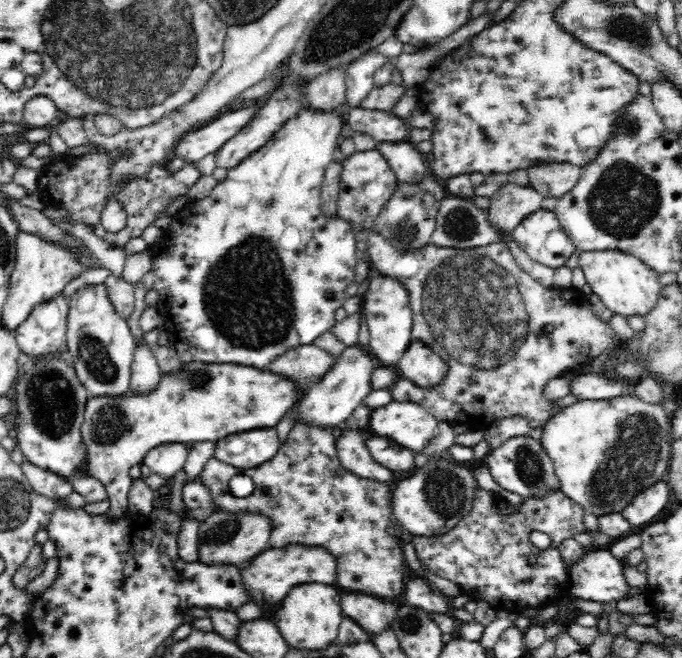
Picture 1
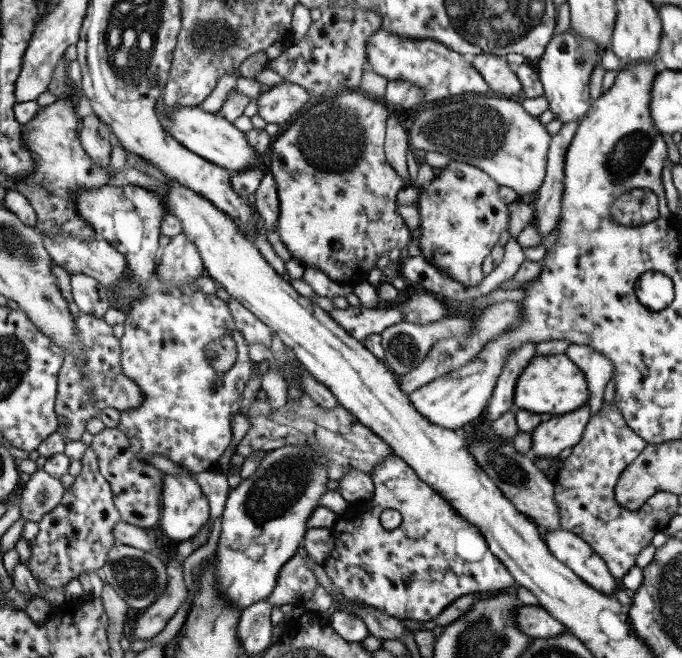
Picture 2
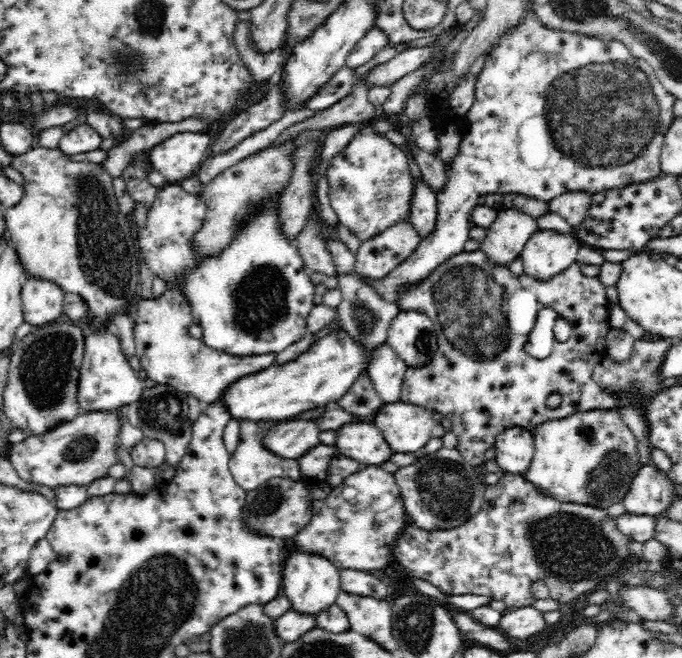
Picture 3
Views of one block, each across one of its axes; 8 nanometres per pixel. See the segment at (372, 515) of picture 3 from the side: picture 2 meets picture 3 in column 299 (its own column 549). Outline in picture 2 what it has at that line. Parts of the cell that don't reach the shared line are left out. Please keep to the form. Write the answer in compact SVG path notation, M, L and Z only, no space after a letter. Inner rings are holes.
M562 528L546 532L543 538L550 552L583 582L606 596L615 594L616 578L610 574L606 561L585 540Z

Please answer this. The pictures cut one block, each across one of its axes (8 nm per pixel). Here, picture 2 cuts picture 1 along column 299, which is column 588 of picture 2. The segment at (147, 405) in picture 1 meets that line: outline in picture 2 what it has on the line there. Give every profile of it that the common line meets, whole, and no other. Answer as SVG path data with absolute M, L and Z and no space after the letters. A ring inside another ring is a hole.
M562 353L534 356L517 381L514 401L516 409L530 413L566 415L583 408L589 402L589 394L584 373L565 353Z

